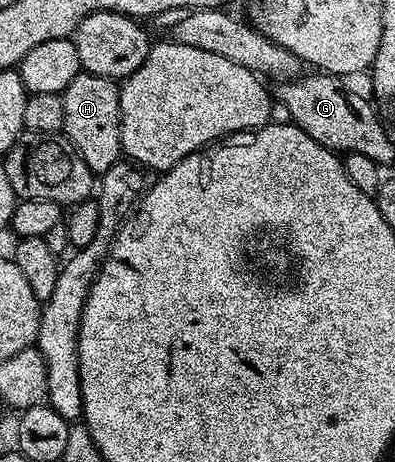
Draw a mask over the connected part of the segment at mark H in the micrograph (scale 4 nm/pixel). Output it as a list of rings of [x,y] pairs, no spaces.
[[[88,72],[76,74],[72,83],[63,91],[64,136],[74,144],[74,150],[88,163],[90,172],[101,175],[108,171],[123,156],[120,139],[120,95],[119,86],[111,78],[92,75]]]

